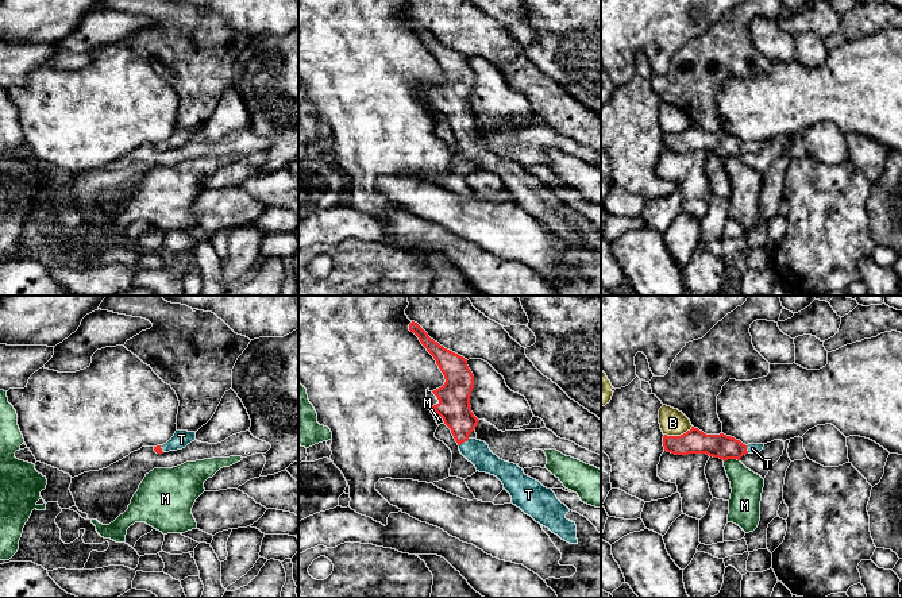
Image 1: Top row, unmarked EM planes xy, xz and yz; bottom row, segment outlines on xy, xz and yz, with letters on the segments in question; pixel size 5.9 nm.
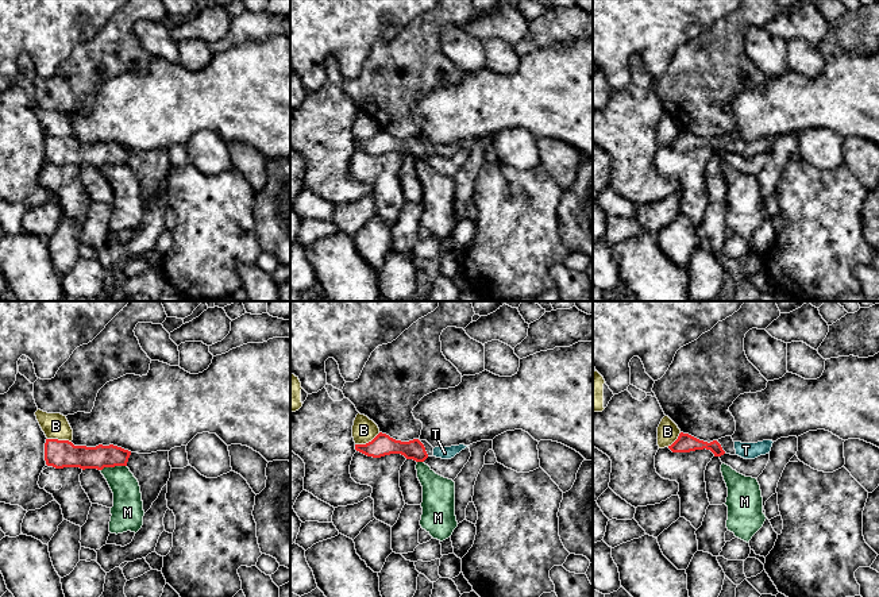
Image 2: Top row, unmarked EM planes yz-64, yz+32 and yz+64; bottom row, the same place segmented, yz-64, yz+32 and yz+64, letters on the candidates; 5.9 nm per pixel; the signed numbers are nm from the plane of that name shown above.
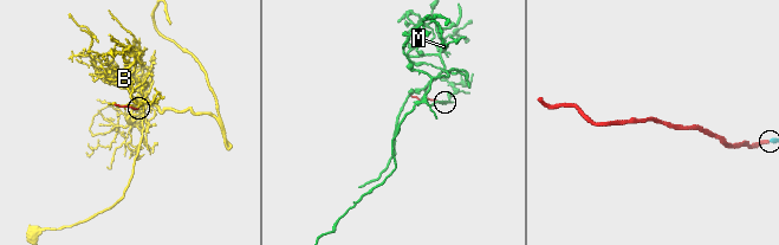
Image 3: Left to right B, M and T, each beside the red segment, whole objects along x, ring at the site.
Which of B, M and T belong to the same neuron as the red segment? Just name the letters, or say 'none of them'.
T

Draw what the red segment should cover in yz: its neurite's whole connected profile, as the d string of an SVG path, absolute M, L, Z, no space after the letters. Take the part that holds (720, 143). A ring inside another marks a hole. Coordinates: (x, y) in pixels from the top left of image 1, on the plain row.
M691 124L690 128L681 134L663 134L664 148L675 153L706 151L713 155L720 155L724 159L737 157L744 151L758 151L764 142L743 142L735 135L720 132L706 132L698 126Z

